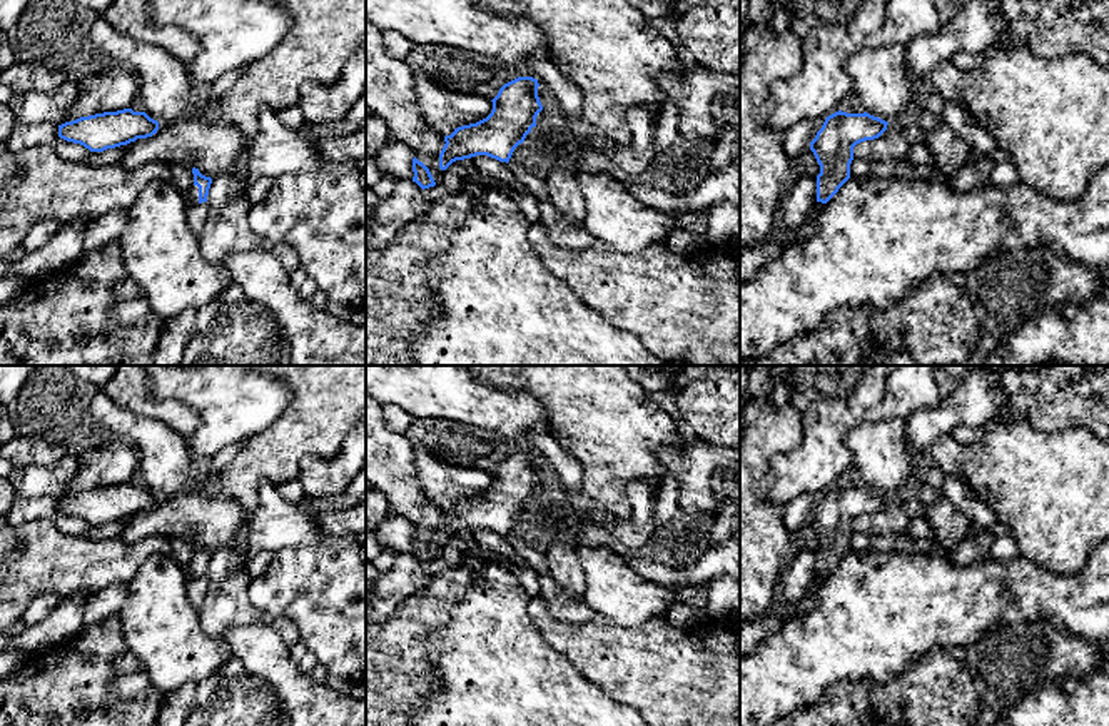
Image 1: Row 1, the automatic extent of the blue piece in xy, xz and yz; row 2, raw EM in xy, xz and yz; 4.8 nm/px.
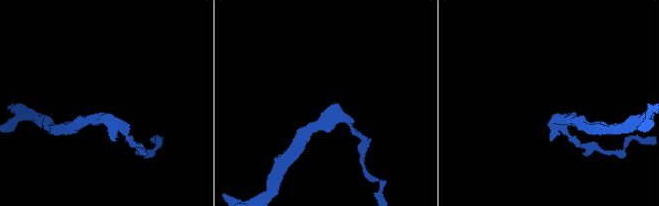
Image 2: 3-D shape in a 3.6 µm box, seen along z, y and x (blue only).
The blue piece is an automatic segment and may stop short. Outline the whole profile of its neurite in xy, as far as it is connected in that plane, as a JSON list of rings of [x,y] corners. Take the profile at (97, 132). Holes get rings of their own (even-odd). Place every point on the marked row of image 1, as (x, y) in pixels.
[[[124,108],[65,122],[58,125],[58,137],[67,142],[80,144],[90,152],[104,152],[127,145],[137,139],[152,137],[157,130],[159,122],[150,118],[145,112]]]

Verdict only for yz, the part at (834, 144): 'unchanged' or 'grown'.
grown

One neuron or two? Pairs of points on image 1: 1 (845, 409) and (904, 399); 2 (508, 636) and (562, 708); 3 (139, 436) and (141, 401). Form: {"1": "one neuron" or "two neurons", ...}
{"1": "two neurons", "2": "one neuron", "3": "two neurons"}

